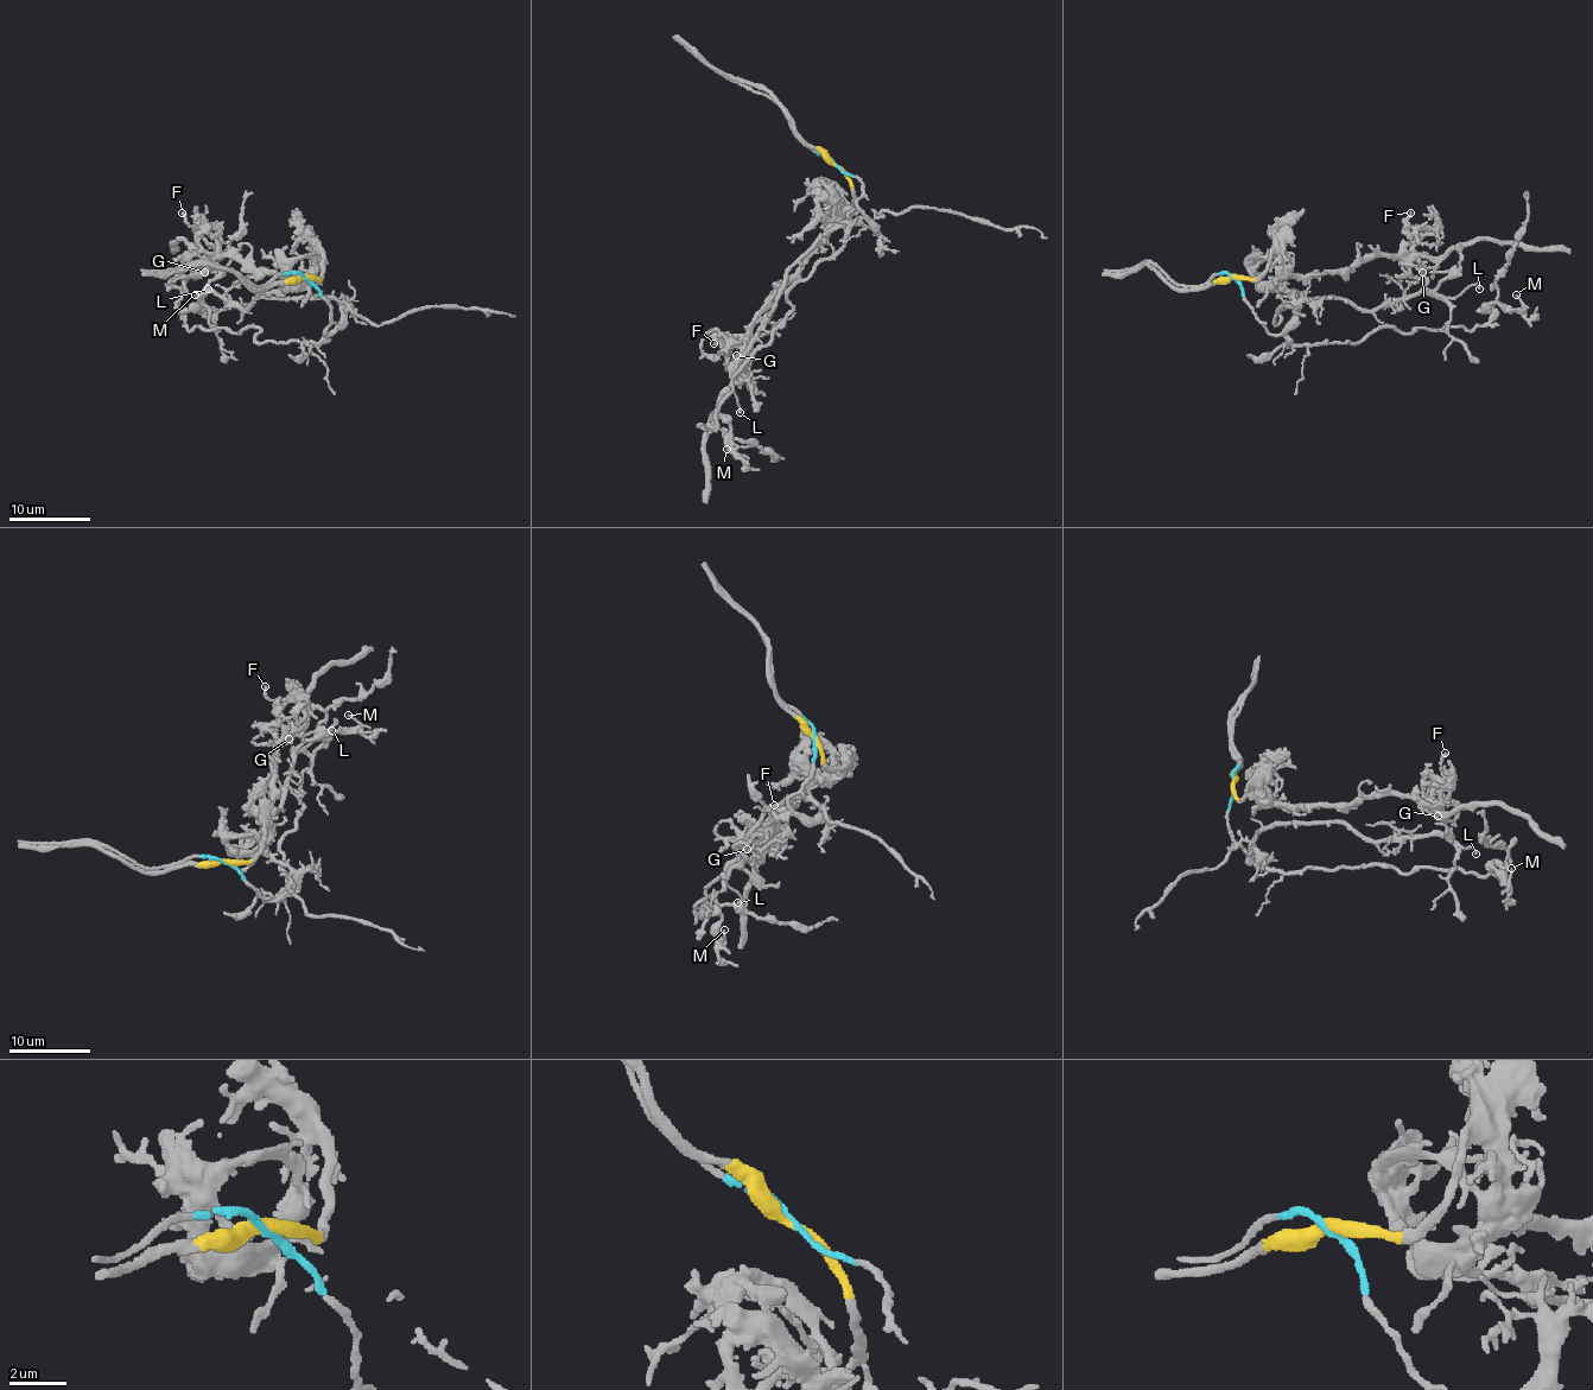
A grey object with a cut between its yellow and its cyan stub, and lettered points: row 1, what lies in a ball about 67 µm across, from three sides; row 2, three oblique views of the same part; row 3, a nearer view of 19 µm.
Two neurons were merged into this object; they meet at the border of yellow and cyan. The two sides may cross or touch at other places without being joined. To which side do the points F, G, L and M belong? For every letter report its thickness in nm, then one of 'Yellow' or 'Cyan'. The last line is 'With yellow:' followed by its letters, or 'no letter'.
F: Thickness 180 nm. Yellow
G: Thickness 190 nm. Yellow
L: Thickness 140 nm. Cyan
M: Thickness 120 nm. Cyan
With yellow: F, G

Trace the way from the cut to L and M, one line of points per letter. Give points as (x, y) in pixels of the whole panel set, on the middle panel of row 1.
L: (837, 165), (862, 183), (857, 202), (874, 226), (839, 224), (788, 271), (774, 311), (731, 382), (740, 412)
M: (837, 165), (860, 182), (862, 216), (788, 291), (788, 315), (731, 380), (716, 420), (736, 455), (725, 449)

